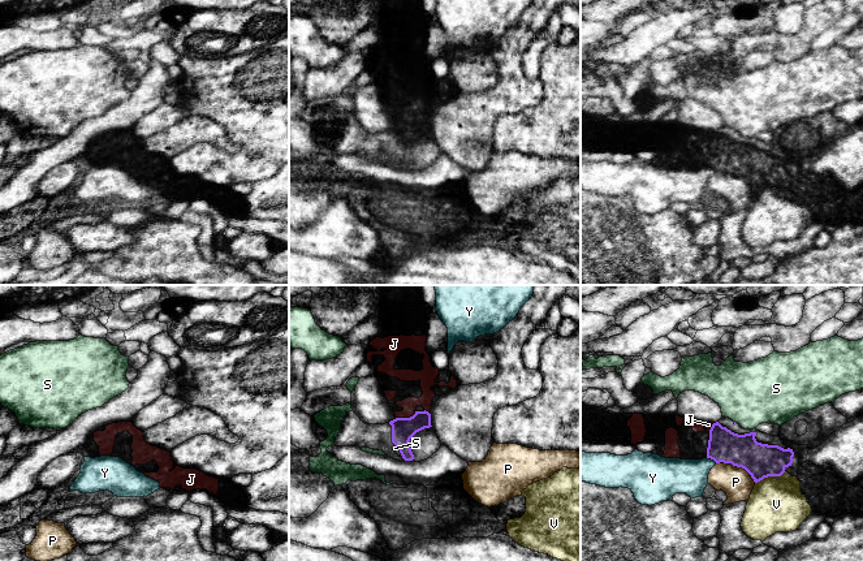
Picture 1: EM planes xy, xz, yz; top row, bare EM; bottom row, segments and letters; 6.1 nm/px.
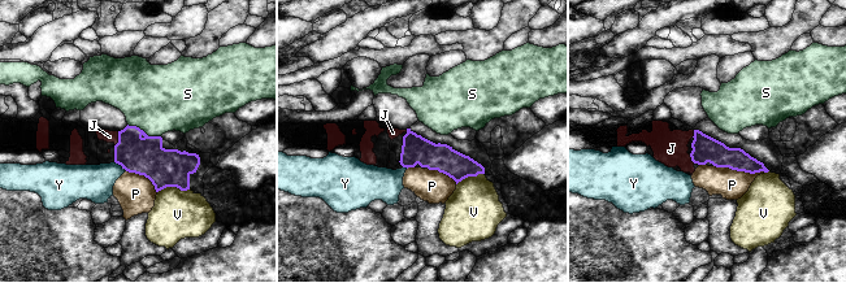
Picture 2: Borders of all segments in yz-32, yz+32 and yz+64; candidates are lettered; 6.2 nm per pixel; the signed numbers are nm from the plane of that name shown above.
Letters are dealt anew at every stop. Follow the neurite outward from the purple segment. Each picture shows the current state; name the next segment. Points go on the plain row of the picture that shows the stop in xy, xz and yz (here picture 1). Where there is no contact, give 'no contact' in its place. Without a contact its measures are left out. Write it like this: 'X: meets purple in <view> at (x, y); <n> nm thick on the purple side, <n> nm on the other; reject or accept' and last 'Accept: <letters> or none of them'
J: meets purple in xz at (405, 126); 140 nm thick on the purple side, 90 nm on the other; accept
P: meets purple in yz at (745, 177); 220 nm thick on the purple side, 190 nm on the other; reject
S: meets purple in xz at (397, 158); 140 nm thick on the purple side, 20 nm on the other; reject
V: meets purple in yz at (769, 184); 220 nm thick on the purple side, 340 nm on the other; reject
Y: meets purple in yz at (712, 167); 200 nm thick on the purple side, 220 nm on the other; reject
Accept: J

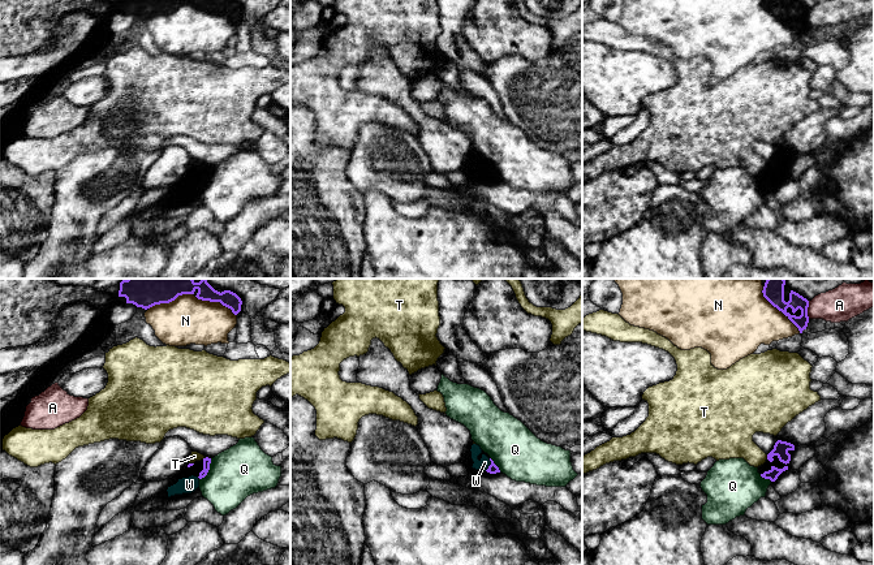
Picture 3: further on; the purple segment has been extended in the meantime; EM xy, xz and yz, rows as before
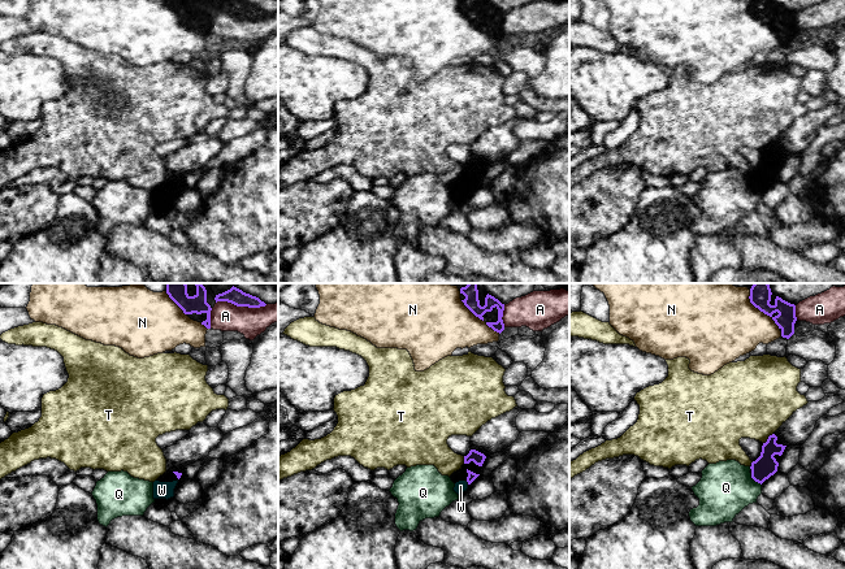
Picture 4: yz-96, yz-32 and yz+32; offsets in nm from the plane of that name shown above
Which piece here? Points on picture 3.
A: meets purple in yz at (806, 18); 100 nm thick on the purple side, 190 nm on the other; reject
N: meets purple in xy at (193, 1); 80 nm thick on the purple side, 300 nm on the other; reject
Q: meets purple in xy at (209, 177); 50 nm thick on the purple side, 320 nm on the other; reject
T: meets purple in yz at (767, 165); 90 nm thick on the purple side, 260 nm on the other; reject
W: meets purple in xz at (490, 173); 60 nm thick on the purple side, 70 nm on the other; accept
Accept: W

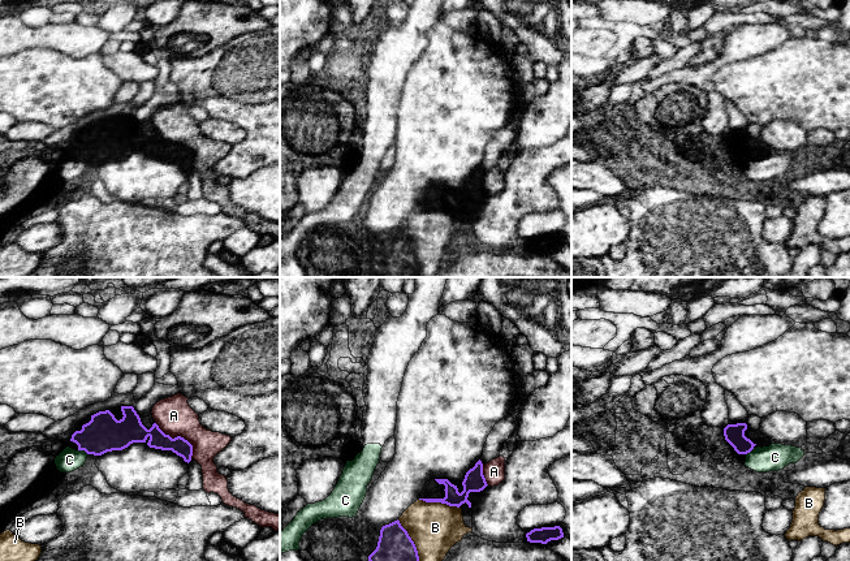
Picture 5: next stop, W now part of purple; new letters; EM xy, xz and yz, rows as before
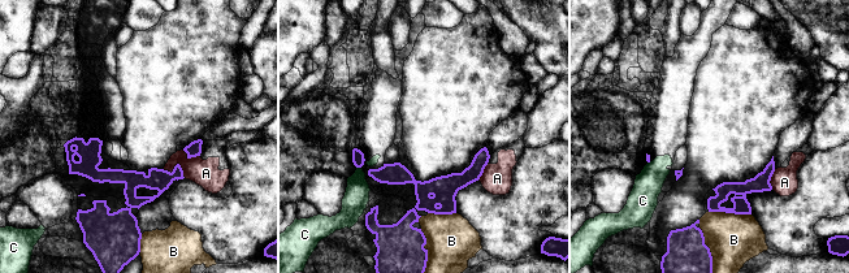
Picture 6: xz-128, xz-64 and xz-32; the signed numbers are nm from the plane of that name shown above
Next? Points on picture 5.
A: meets purple in xy at (178, 145); 110 nm thick on the purple side, 240 nm on the other; reject
B: meets purple in xz at (413, 251); 300 nm thick on the purple side, 320 nm on the other; reject
C: meets purple in xy at (83, 158); 220 nm thick on the purple side, 140 nm on the other; reject
Accept: none of them

